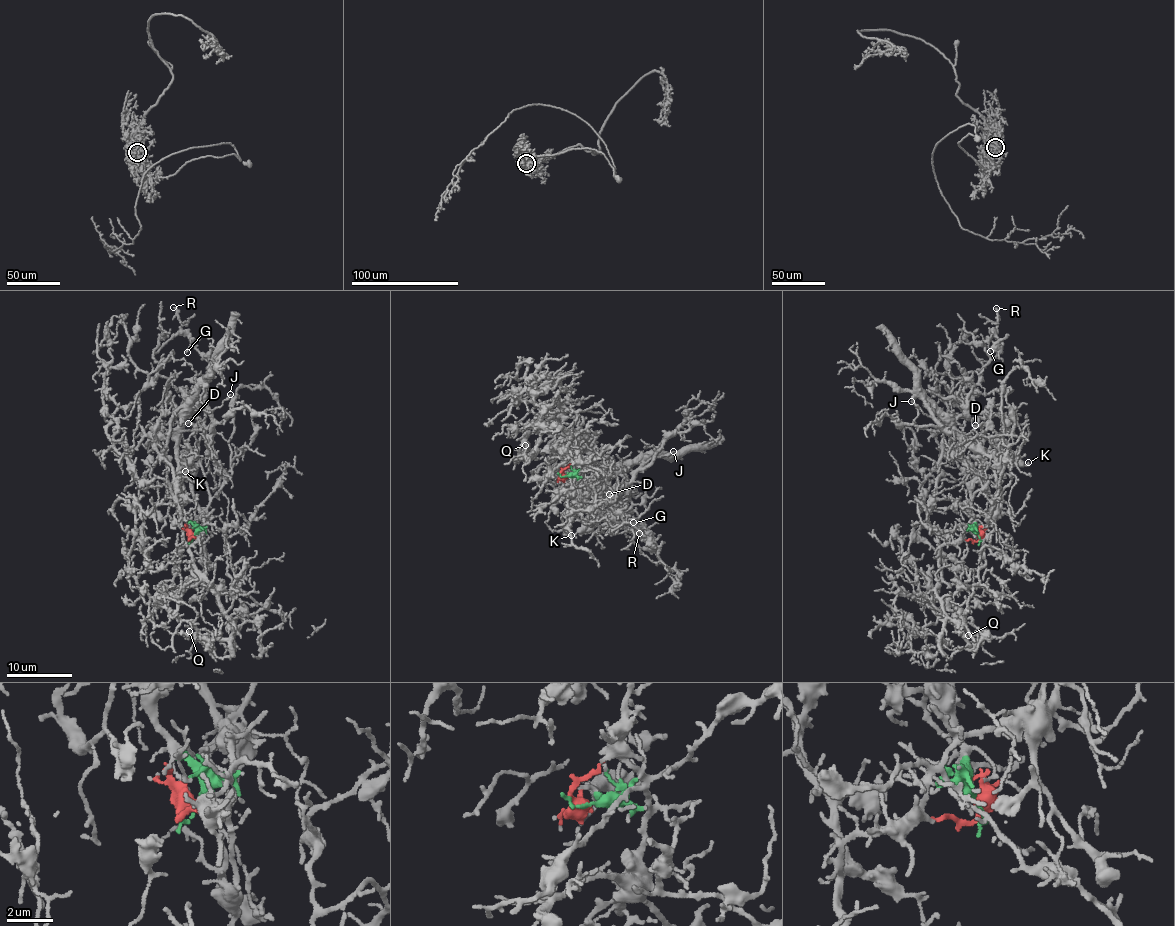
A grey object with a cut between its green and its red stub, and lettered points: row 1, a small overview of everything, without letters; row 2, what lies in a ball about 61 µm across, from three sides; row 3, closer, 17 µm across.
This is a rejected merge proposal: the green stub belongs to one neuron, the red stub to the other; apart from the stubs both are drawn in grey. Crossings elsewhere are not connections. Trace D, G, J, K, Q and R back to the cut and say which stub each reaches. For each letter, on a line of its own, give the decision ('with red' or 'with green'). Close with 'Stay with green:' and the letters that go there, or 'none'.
D: with green
G: with red
J: with green
K: with green
Q: with red
R: with red
Stay with green: D, J, K

